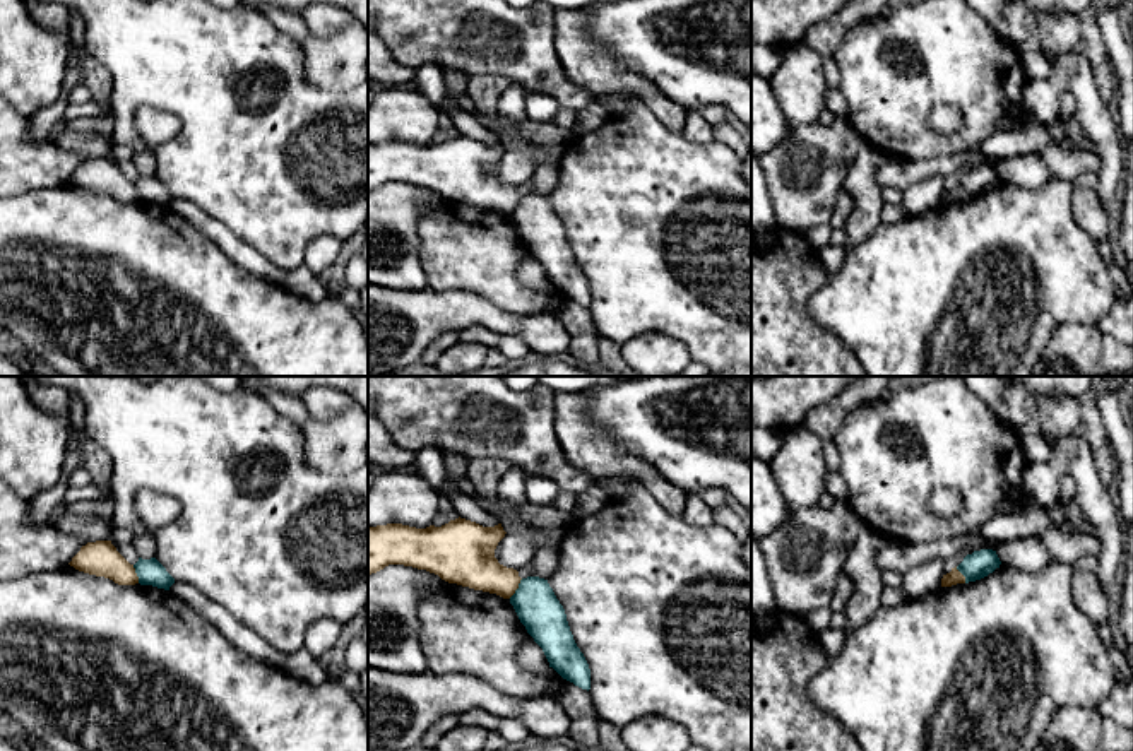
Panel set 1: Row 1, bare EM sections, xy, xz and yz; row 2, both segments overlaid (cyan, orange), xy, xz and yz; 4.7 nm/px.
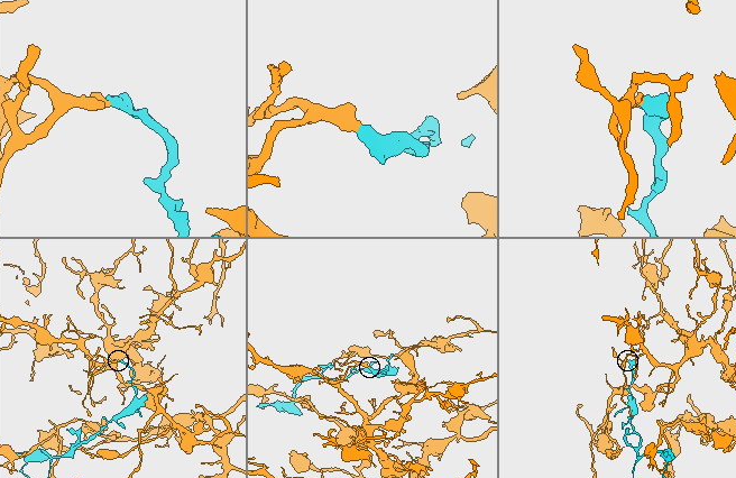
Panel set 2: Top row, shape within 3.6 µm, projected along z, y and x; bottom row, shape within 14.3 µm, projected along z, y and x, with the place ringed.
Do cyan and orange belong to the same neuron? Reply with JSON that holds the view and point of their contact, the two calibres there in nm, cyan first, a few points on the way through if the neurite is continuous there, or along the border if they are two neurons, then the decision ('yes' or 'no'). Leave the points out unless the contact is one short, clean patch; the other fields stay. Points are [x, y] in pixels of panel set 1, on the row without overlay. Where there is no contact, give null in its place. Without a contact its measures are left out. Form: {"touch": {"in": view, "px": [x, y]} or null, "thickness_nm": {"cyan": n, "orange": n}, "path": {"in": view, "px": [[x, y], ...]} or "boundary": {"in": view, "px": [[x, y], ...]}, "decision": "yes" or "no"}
{"touch": {"in": "xz", "px": [517, 206]}, "thickness_nm": {"cyan": 200, "orange": 220}, "boundary": {"in": "xz", "px": [[522, 195], [509, 214]]}, "decision": "no"}

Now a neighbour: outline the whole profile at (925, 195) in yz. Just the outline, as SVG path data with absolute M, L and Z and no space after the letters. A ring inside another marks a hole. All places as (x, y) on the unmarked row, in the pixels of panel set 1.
M931 176L902 192L902 204L911 216L936 209L941 204L945 178Z

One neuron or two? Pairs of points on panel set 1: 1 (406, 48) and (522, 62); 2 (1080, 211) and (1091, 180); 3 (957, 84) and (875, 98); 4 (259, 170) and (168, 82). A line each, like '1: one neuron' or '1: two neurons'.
1: one neuron
2: one neuron
3: one neuron
4: one neuron

